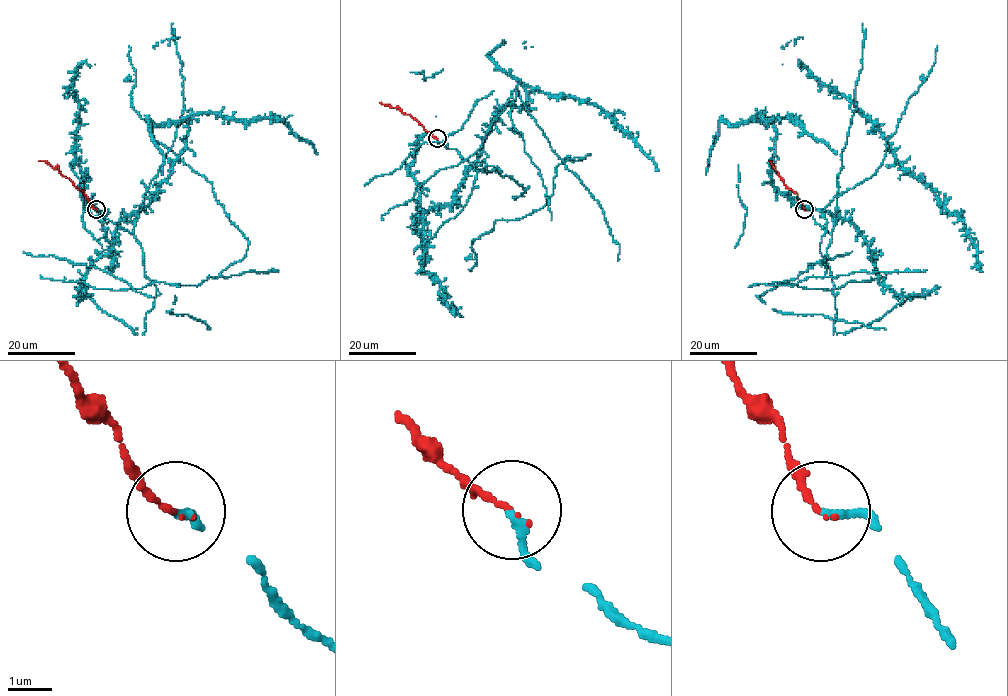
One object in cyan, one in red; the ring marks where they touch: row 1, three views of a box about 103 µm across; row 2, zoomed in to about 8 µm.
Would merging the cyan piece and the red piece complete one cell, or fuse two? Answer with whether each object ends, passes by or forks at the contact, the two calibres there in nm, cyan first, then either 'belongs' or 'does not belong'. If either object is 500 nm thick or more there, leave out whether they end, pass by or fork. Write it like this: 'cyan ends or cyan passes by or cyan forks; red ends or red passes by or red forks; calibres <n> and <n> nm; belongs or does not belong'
cyan ends; red ends; calibres 200 and 120 nm; belongs

